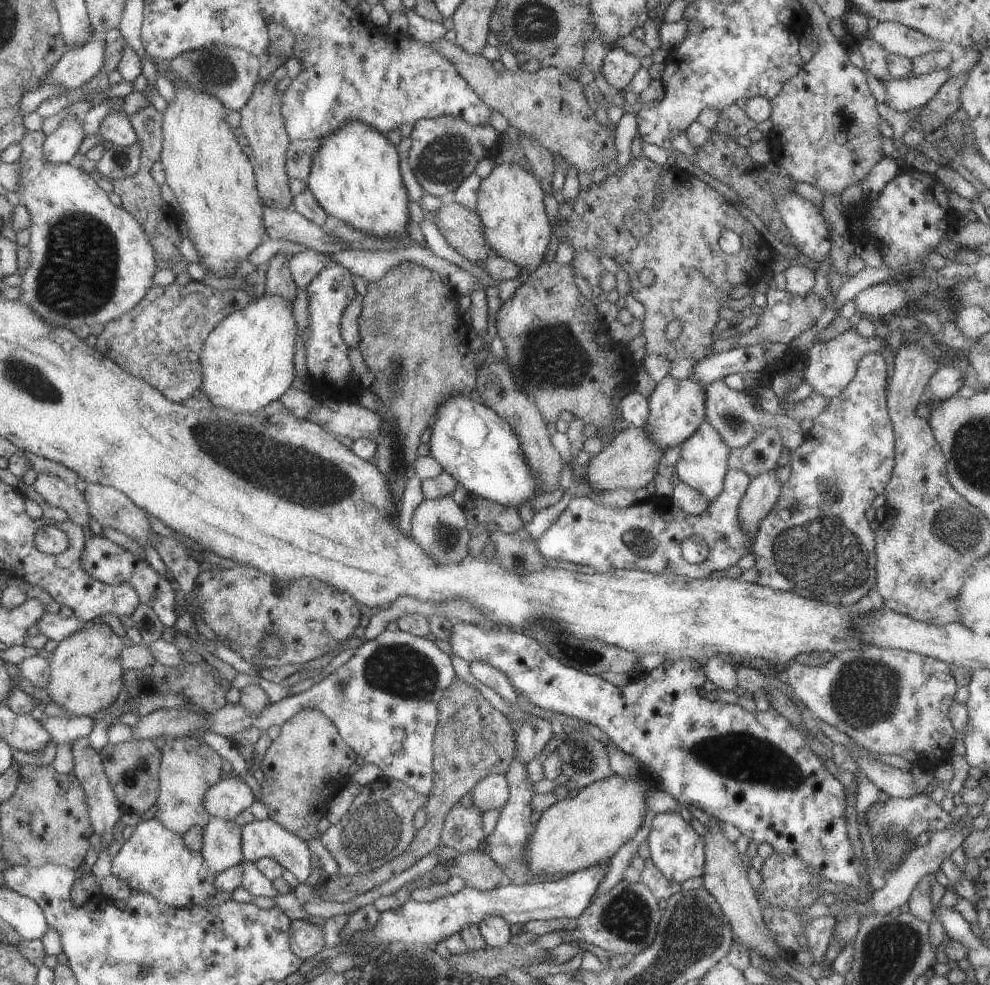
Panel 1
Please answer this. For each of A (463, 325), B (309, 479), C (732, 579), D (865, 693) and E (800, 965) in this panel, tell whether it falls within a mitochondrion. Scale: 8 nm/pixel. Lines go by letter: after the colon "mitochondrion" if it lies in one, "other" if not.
A: other
B: mitochondrion
C: other
D: mitochondrion
E: other

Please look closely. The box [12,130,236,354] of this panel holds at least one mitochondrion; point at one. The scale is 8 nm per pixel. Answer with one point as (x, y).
(78, 278)

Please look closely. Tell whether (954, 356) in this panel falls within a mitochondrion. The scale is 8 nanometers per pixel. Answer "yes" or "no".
no

